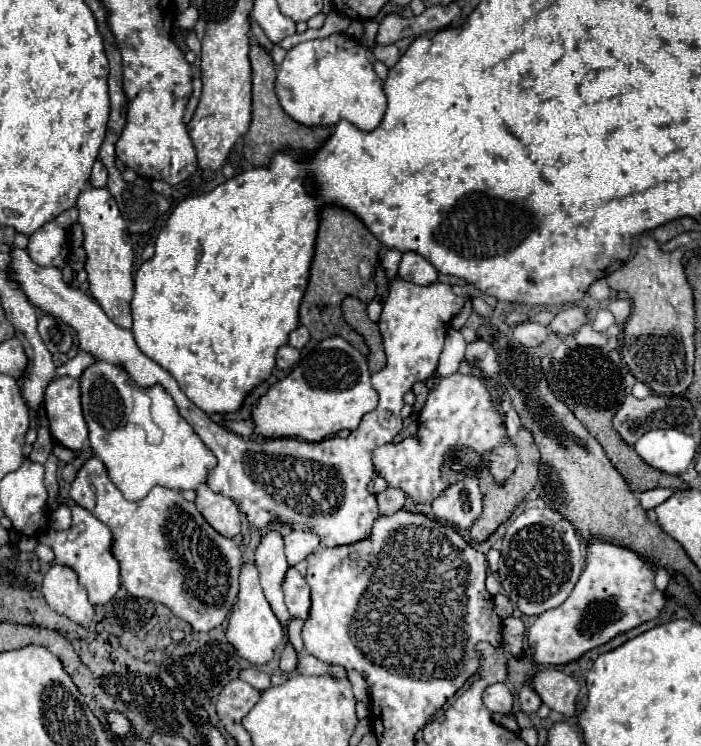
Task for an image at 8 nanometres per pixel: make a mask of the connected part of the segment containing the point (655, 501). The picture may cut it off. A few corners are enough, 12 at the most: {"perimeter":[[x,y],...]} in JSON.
{"perimeter":[[654,488],[640,494],[644,510],[656,508],[674,494],[668,488]]}

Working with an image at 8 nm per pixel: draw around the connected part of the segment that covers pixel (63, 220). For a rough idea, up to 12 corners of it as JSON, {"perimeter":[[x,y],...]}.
{"perimeter":[[76,208],[62,212],[30,236],[28,256],[62,268]]}

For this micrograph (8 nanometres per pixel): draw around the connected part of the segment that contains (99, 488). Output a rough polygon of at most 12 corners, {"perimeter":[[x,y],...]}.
{"perimeter":[[102,460],[70,498],[110,526],[122,586],[194,632],[238,596],[240,546],[182,492],[130,502]]}

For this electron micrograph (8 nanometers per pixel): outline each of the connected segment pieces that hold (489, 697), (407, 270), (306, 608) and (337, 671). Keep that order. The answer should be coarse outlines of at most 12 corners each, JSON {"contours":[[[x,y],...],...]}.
{"contours":[[[504,684],[488,686],[482,700],[490,712],[512,714]],[[404,252],[398,274],[416,284],[432,284],[436,268],[416,252]],[[290,568],[284,580],[292,618],[308,620],[310,588]],[[312,654],[298,656],[296,672],[346,676],[342,666],[324,664]]]}

